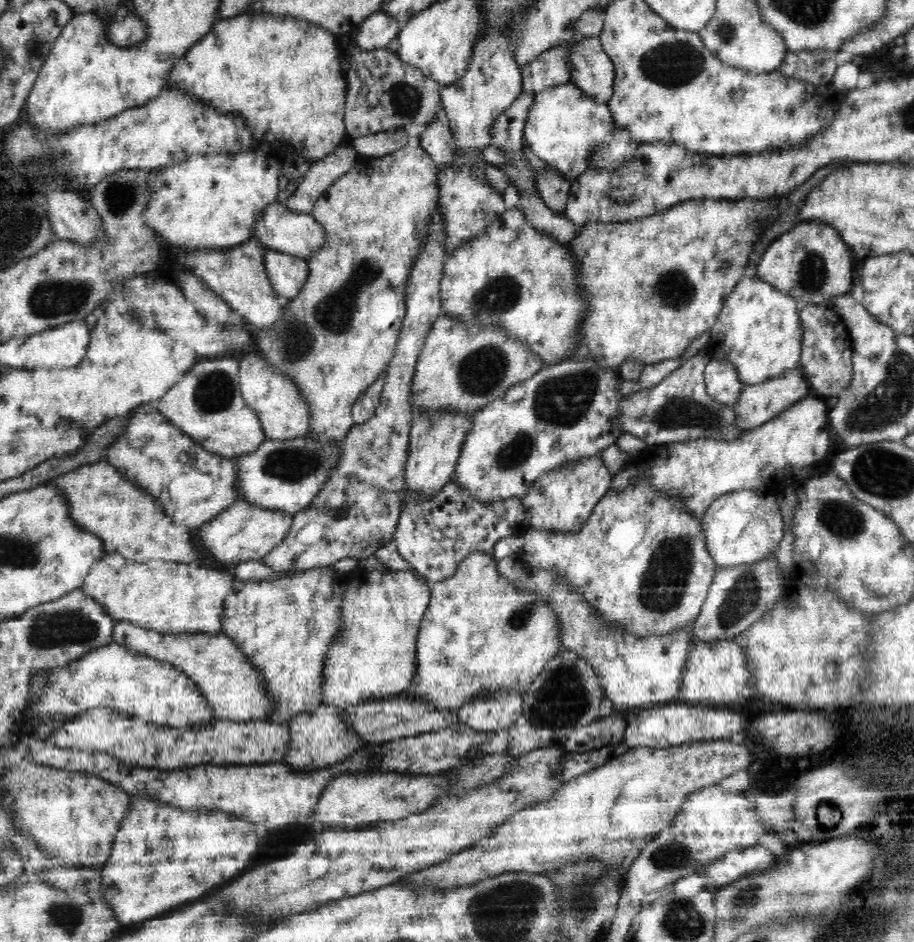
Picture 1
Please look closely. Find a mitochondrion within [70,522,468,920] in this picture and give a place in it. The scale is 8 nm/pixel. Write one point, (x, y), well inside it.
(87, 884)

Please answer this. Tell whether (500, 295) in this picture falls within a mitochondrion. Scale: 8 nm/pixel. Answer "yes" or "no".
yes

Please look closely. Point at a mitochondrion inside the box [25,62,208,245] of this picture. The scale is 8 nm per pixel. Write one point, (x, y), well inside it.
(121, 195)

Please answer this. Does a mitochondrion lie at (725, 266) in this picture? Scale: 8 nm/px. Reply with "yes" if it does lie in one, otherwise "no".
yes

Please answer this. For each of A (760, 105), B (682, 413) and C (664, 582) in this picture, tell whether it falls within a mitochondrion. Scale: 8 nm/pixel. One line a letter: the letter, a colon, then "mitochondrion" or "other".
A: other
B: mitochondrion
C: mitochondrion

